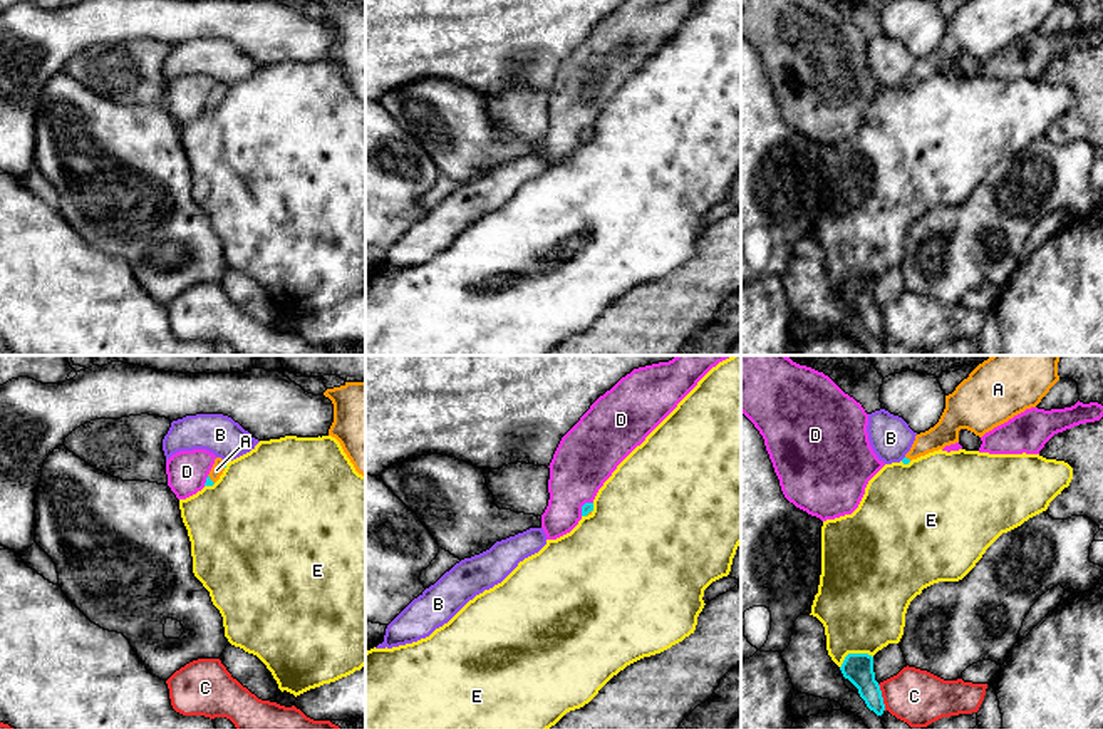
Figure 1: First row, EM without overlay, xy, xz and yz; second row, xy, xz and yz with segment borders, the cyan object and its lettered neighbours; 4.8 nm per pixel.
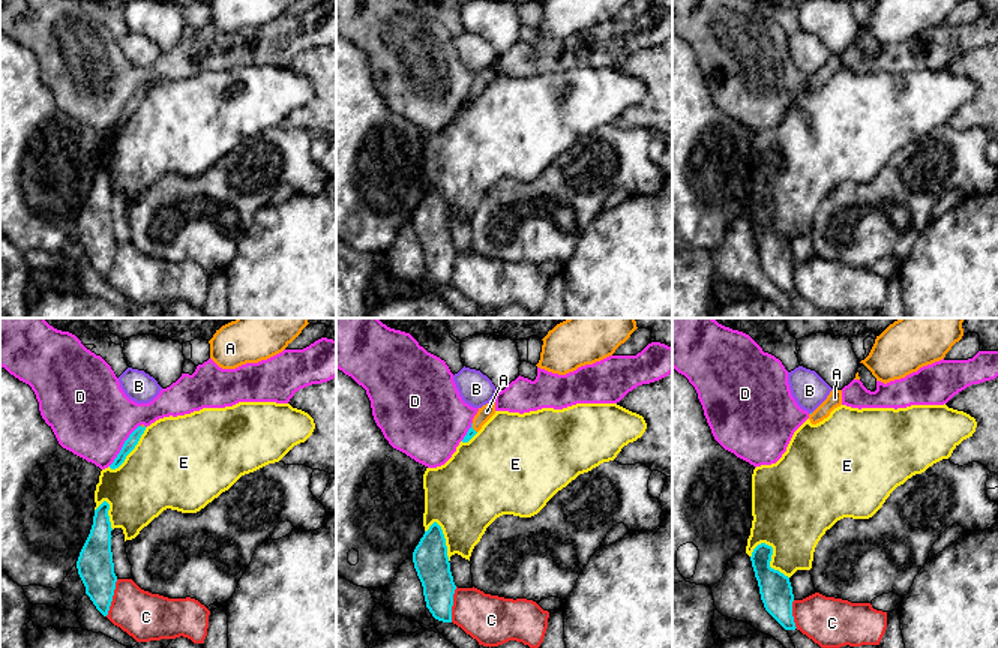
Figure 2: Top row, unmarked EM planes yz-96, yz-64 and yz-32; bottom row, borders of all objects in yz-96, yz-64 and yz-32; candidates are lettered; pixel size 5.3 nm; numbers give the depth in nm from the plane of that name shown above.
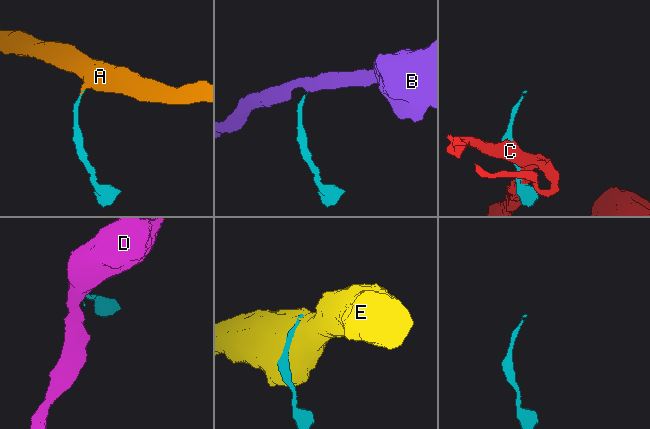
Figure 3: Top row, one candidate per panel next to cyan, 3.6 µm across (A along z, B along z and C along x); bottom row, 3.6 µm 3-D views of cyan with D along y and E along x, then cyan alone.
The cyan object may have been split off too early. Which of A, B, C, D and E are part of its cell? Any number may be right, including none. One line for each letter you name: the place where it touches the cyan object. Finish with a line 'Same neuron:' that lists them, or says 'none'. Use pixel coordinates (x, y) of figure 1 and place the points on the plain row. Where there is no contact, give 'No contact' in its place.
A: Touches cyan at xy (210, 104)
Same neuron: A

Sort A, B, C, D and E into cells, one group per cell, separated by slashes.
A / B / C / D / E

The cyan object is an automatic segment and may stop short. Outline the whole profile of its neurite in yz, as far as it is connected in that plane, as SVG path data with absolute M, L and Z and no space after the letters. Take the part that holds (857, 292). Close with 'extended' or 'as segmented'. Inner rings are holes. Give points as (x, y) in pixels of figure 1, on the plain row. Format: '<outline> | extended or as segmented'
M848 278L840 292L845 303L857 313L867 332L877 340L885 335L883 322L873 297L873 282L868 278Z | as segmented

